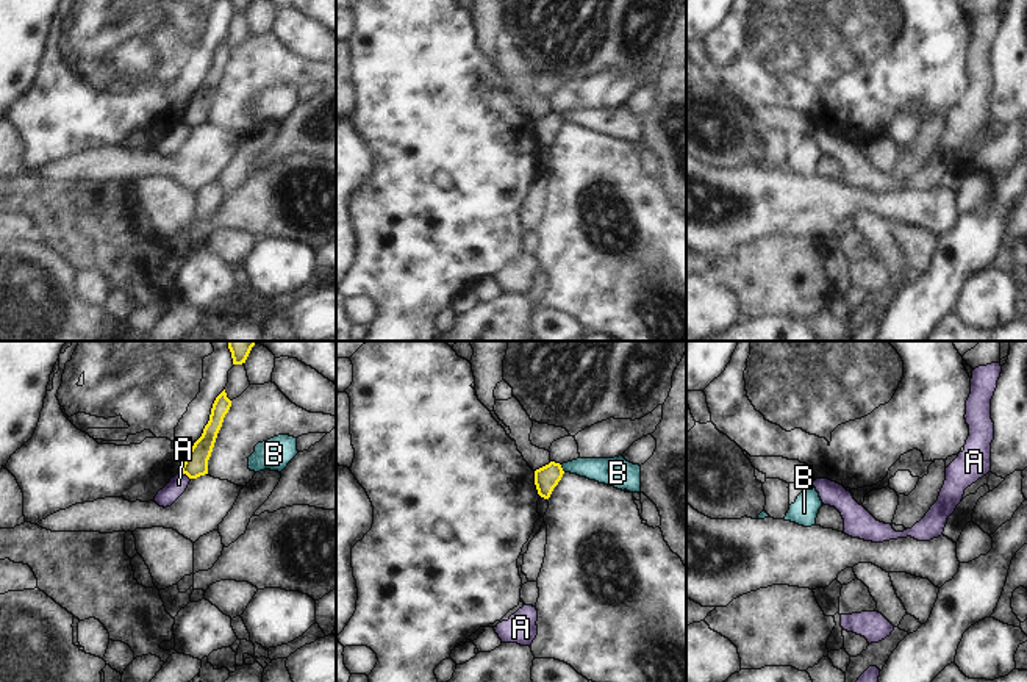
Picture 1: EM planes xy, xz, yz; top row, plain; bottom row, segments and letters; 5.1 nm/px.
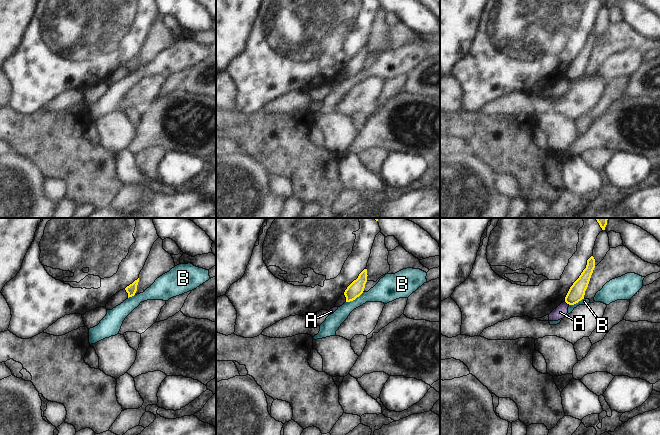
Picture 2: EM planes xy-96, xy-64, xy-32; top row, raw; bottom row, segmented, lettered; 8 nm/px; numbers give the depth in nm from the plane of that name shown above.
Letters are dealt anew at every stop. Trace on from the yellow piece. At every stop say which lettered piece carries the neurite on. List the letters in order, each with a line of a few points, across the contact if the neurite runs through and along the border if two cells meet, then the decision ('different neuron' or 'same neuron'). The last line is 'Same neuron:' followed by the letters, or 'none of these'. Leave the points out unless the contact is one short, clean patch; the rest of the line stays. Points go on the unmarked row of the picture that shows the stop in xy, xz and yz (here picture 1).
A: line xy (182, 121), (189, 129); different neuron
B: line xz (560, 114), (565, 121); different neuron
Same neuron: none of these

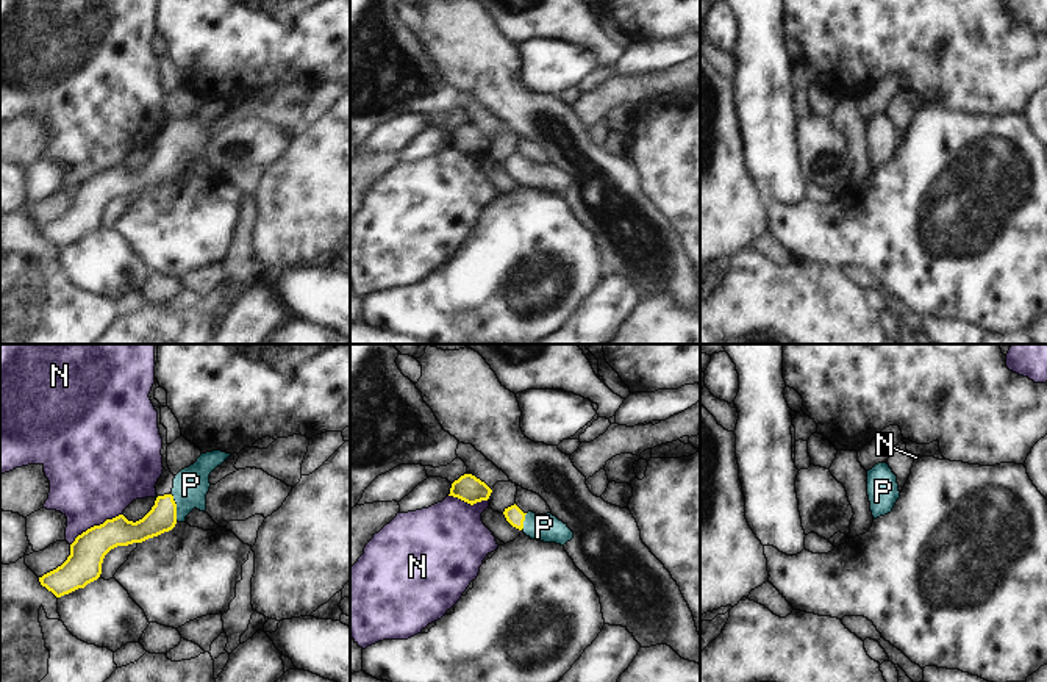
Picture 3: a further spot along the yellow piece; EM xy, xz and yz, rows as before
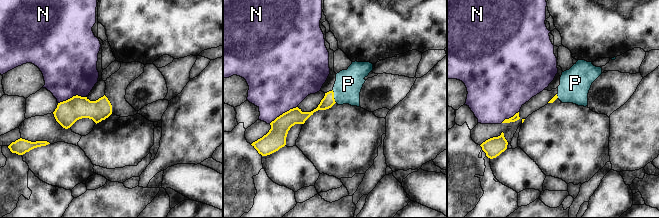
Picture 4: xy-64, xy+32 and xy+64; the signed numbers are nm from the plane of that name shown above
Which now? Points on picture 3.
N: different neuron
P: line xy (161, 168), (175, 157), (189, 141), (191, 135); same neuron
Same neuron: P

